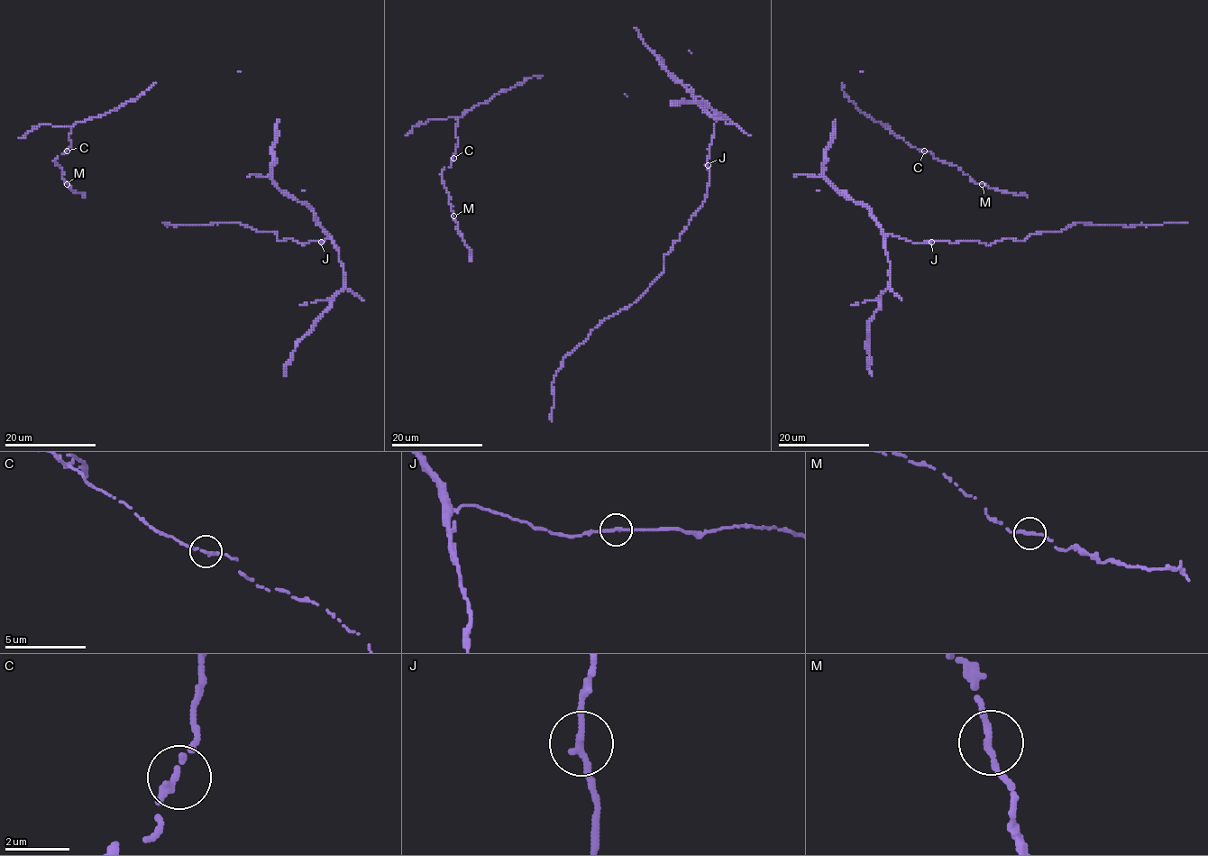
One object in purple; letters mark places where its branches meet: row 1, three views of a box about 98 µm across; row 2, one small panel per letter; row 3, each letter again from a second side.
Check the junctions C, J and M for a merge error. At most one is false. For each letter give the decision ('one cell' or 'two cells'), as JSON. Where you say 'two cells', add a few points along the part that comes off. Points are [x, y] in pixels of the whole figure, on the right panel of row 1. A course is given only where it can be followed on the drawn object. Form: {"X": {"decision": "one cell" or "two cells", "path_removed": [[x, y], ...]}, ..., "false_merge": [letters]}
{"C": {"decision": "one cell"}, "J": {"decision": "one cell"}, "M": {"decision": "one cell"}, "false_merge": []}

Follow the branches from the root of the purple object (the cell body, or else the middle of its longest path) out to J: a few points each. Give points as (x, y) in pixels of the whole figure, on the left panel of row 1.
J: (271, 166), (271, 180), (284, 193), (303, 201), (313, 212), (322, 230), (329, 234), (322, 243), (321, 242)

